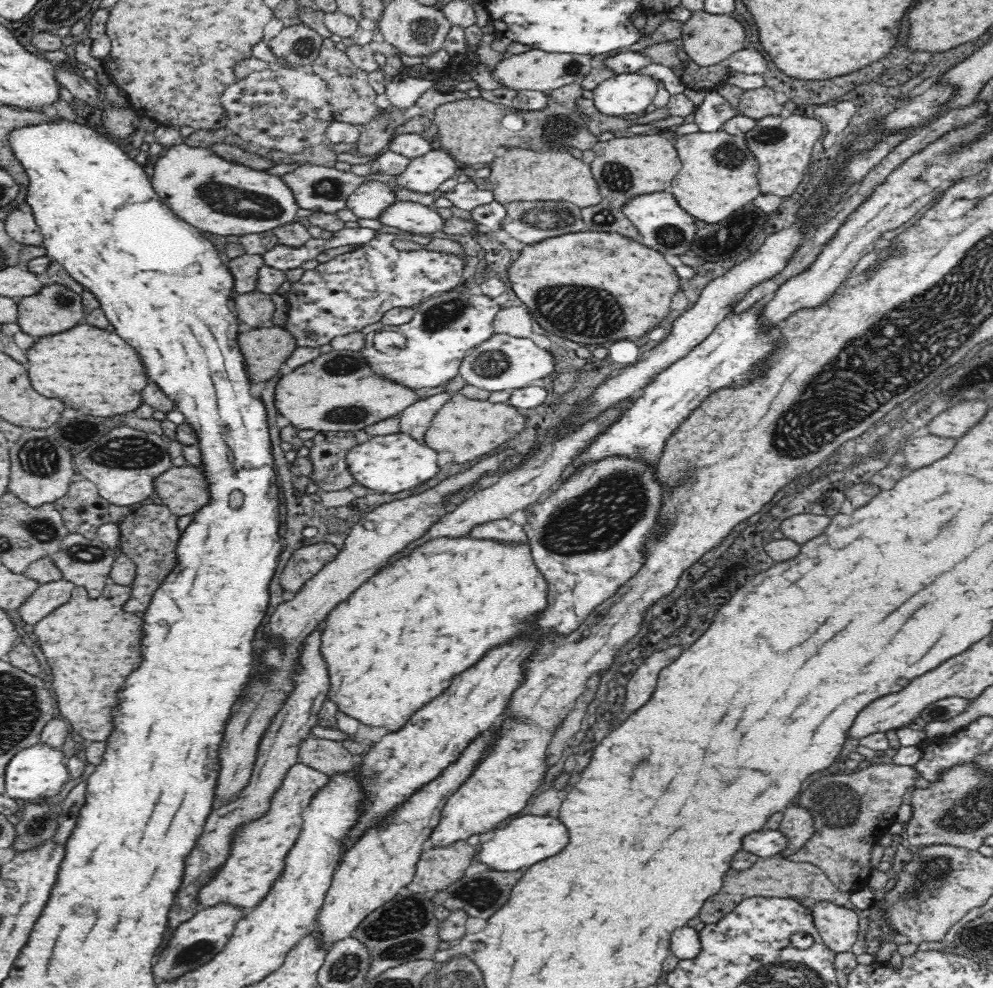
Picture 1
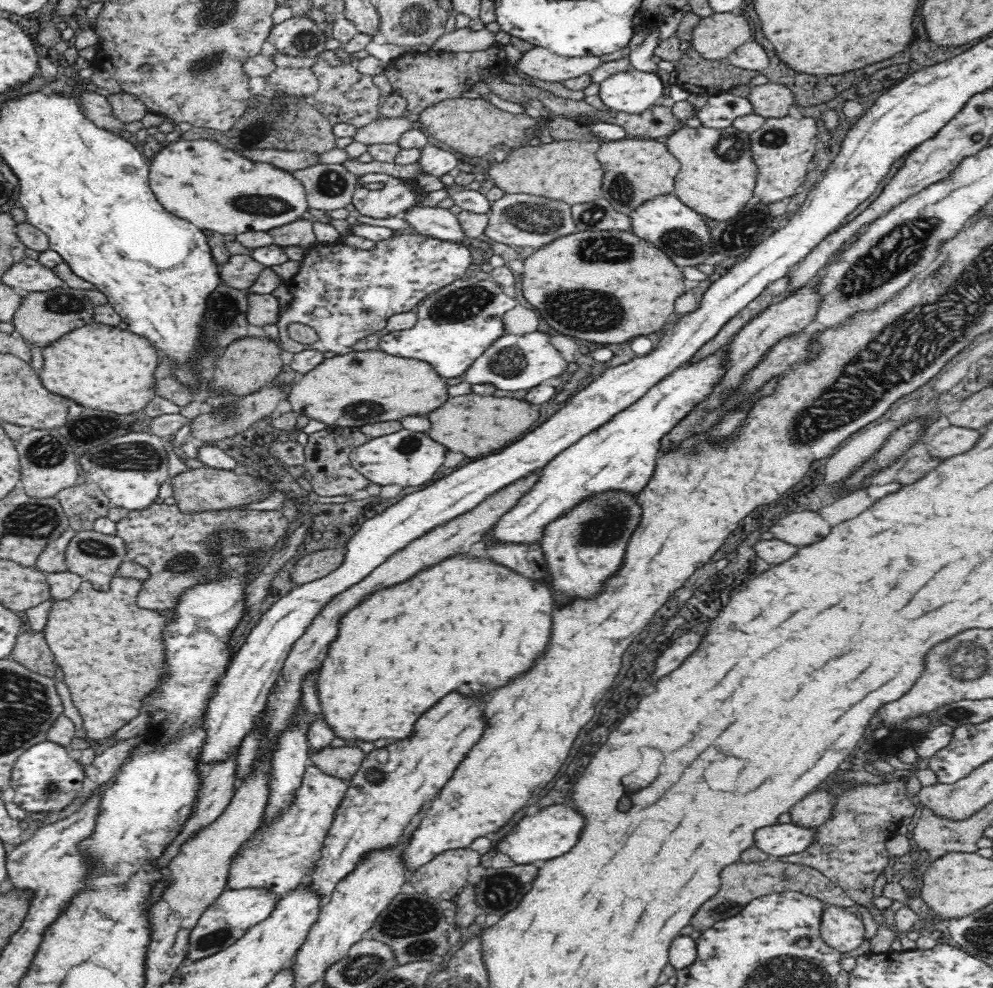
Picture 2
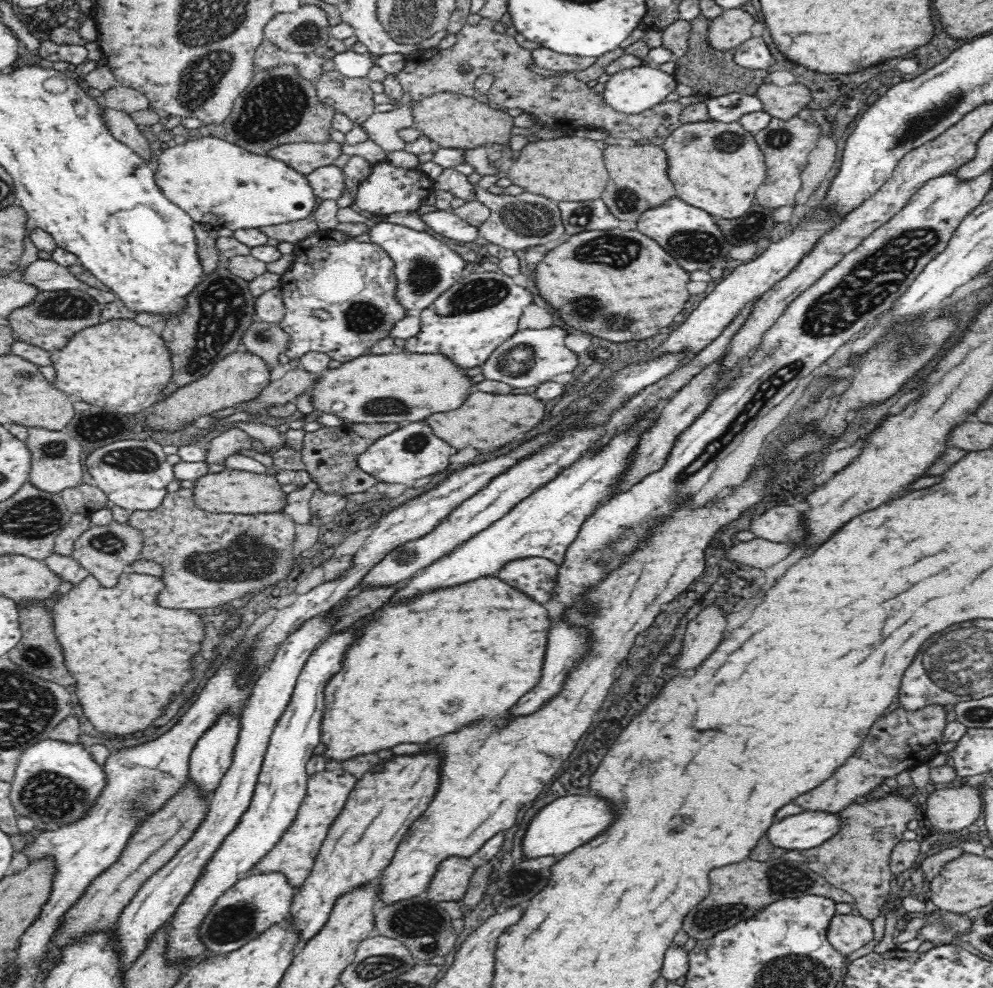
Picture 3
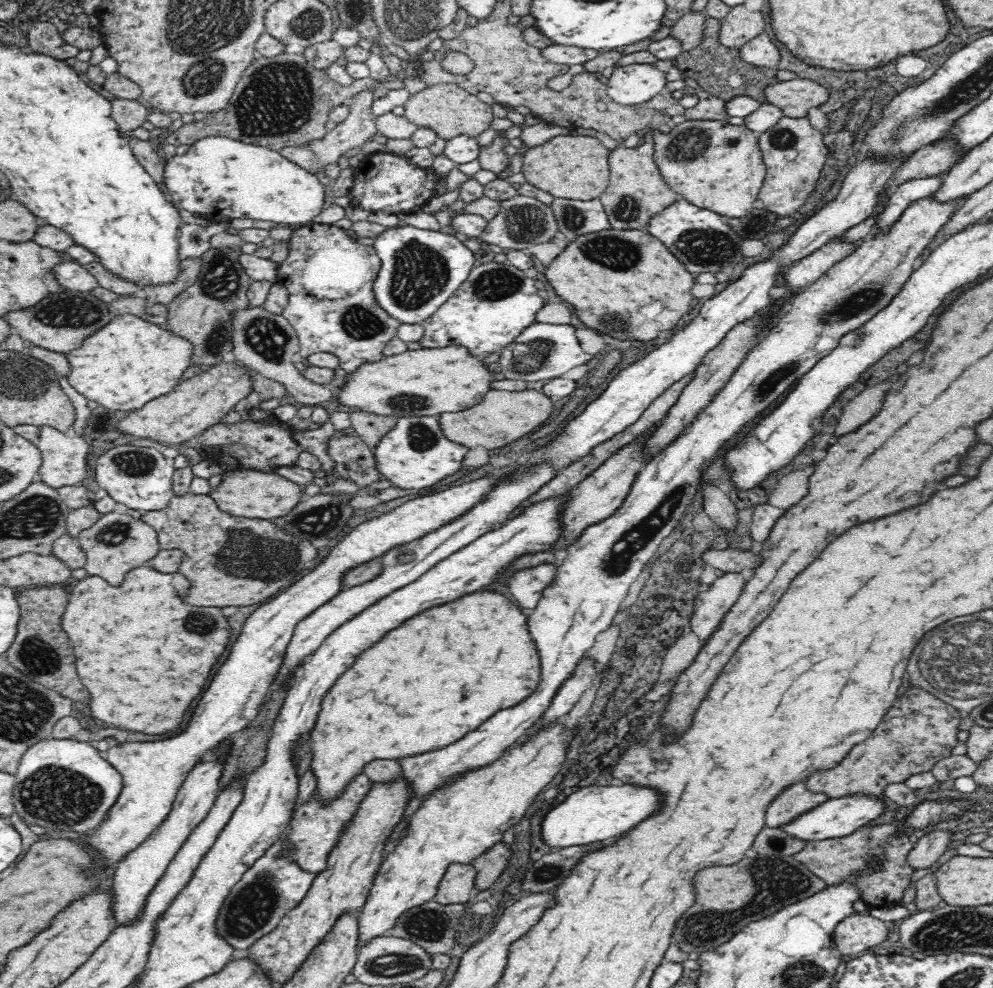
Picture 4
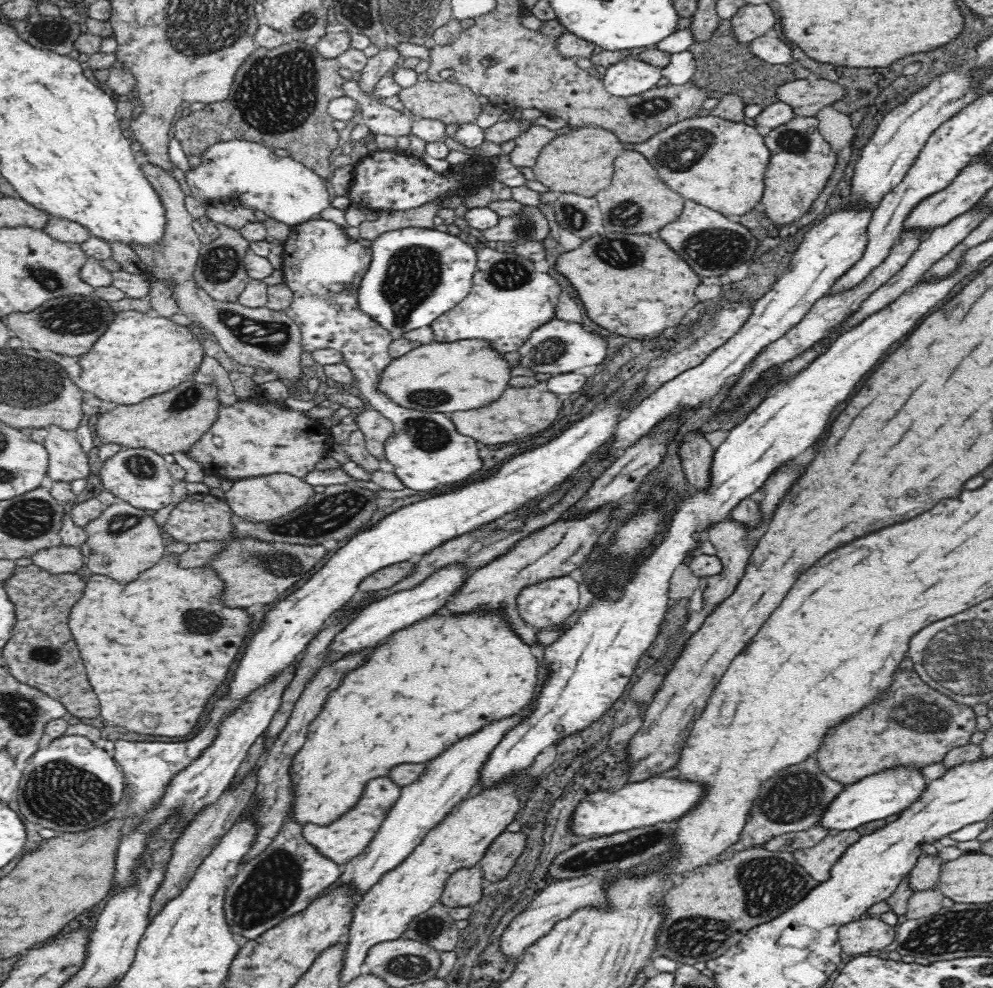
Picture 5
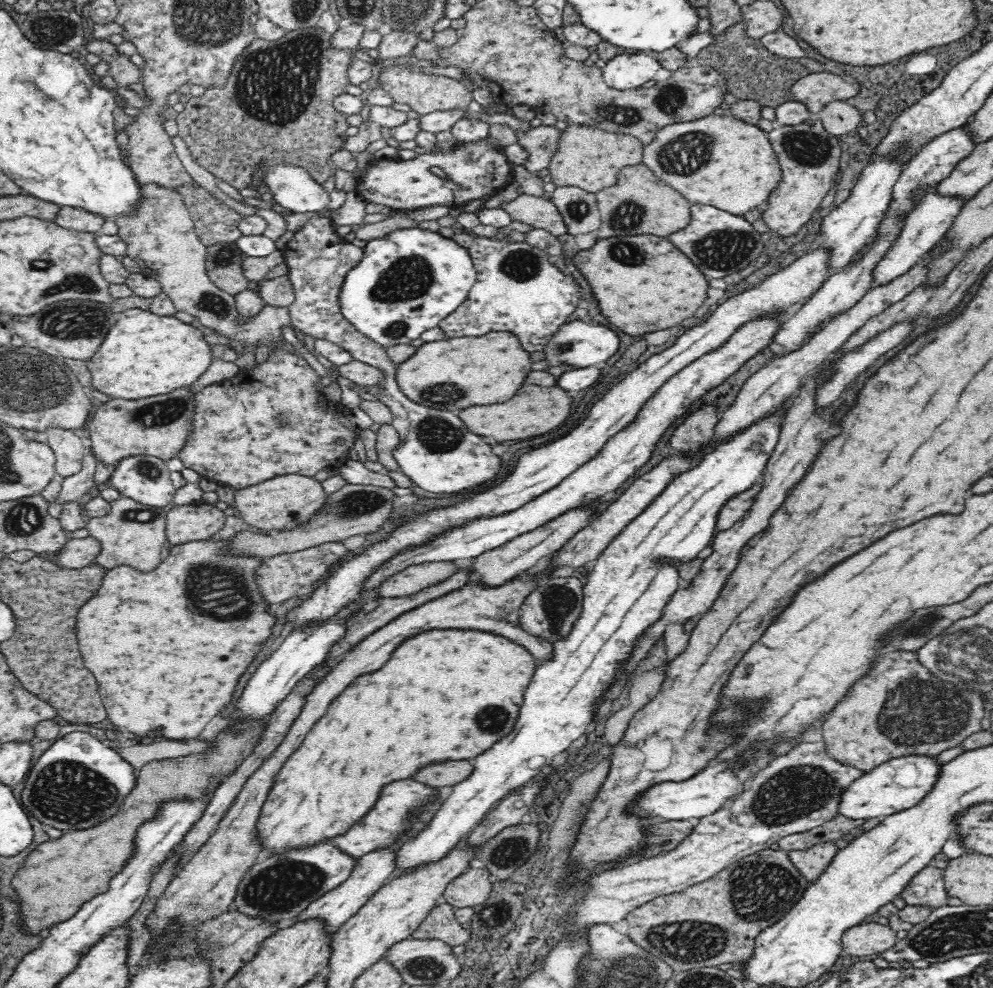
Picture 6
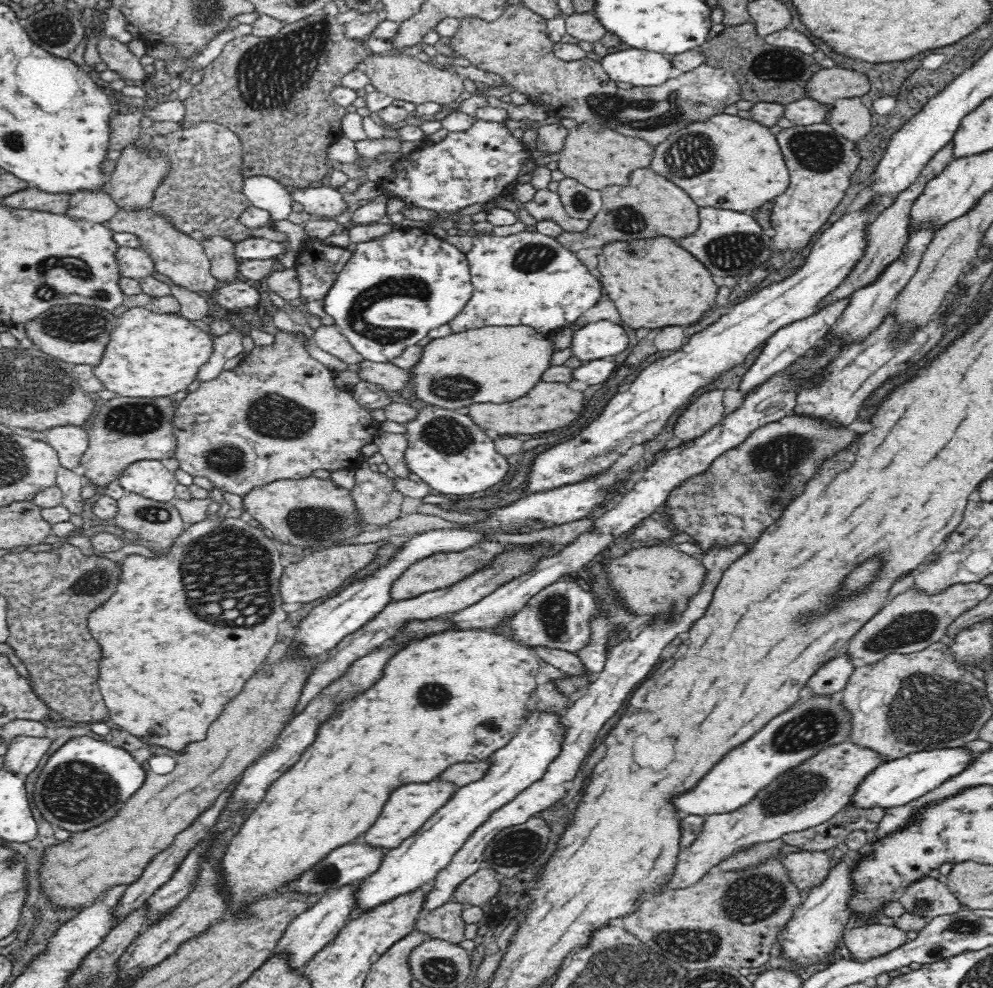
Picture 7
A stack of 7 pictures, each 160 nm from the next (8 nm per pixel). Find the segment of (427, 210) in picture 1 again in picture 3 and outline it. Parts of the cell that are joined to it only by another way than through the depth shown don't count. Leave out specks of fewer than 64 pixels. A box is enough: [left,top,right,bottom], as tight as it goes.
[420,209,477,243]

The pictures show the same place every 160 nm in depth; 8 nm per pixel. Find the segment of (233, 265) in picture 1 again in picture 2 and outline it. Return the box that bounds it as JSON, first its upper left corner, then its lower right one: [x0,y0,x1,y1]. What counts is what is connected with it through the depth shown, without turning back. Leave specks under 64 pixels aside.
[219,255,264,291]

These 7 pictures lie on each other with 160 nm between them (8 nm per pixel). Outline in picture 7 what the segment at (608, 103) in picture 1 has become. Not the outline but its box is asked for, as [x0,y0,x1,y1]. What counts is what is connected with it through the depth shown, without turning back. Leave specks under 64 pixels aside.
[601,48,675,87]

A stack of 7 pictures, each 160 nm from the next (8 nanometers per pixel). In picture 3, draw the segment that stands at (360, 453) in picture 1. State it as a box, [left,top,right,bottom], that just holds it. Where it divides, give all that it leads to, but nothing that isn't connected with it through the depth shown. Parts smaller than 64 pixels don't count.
[356,424,456,488]

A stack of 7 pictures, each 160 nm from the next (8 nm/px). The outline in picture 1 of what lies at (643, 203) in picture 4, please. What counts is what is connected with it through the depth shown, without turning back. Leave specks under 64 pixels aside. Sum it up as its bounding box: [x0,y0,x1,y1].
[589,132,682,209]

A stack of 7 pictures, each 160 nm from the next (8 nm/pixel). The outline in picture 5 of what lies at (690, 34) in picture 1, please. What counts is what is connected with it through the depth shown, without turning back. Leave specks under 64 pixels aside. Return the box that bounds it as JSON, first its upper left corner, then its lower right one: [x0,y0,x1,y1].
[729,3,776,46]

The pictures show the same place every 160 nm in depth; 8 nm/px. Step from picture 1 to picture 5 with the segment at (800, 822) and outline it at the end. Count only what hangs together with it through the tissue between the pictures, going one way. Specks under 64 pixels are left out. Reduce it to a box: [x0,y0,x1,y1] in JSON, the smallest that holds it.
[816,669,977,787]

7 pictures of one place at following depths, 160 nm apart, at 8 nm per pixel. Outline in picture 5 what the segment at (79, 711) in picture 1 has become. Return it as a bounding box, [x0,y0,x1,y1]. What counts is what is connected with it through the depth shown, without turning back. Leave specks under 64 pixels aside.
[67,553,251,737]

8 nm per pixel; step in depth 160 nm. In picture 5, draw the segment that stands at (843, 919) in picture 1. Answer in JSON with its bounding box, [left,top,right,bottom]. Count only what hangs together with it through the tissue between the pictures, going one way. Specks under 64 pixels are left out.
[838,915,897,955]

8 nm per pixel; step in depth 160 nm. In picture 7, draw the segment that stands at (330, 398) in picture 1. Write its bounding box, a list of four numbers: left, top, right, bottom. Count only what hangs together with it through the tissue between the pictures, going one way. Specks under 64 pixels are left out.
[405,326,554,410]

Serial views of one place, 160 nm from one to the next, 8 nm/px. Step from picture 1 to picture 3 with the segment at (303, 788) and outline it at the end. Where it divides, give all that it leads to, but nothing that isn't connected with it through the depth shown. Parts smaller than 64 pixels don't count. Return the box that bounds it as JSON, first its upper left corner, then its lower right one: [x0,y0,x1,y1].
[250,769,357,890]

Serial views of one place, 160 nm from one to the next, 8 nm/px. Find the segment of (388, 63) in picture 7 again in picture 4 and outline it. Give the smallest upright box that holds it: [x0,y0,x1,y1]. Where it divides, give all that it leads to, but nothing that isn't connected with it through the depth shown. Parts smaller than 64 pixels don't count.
[403,83,494,141]

